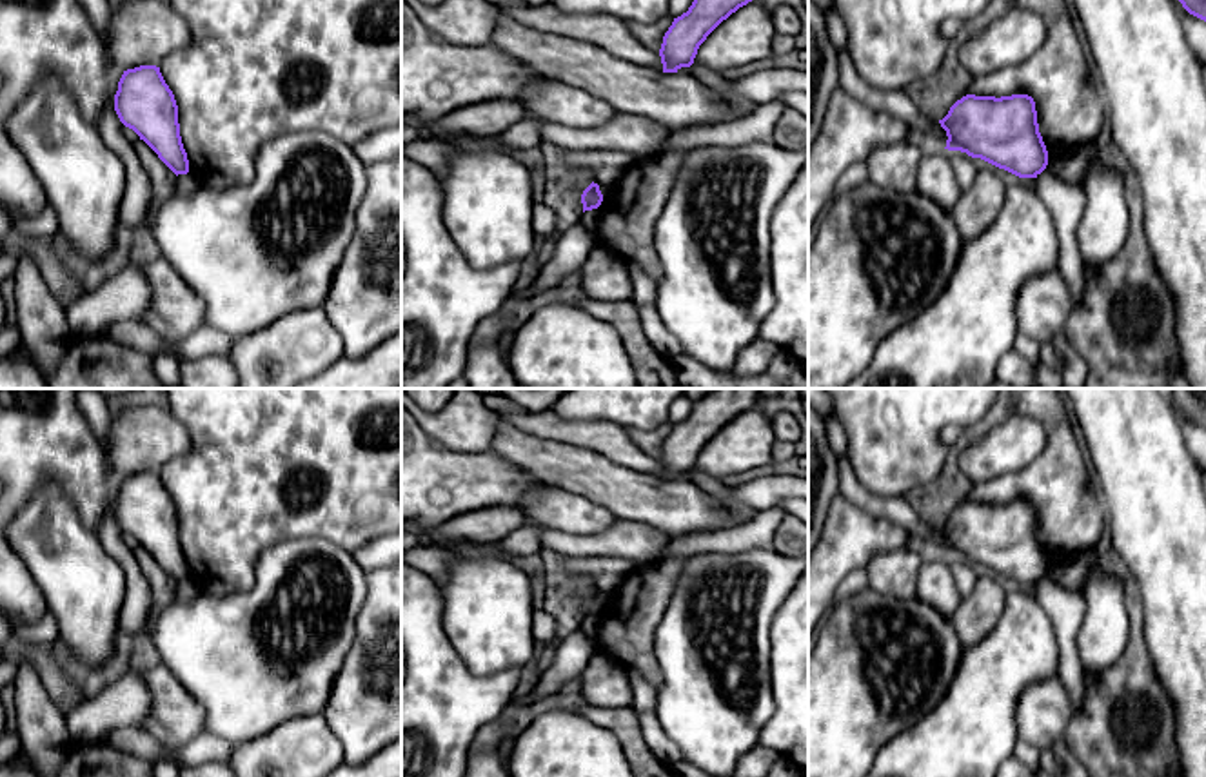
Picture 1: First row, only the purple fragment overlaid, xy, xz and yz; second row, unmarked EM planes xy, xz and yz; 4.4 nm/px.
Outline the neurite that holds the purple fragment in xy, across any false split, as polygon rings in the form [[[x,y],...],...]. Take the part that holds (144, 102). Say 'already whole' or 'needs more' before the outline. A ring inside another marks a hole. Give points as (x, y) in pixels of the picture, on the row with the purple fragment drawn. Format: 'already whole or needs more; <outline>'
already whole; [[[140,65],[124,71],[114,94],[114,111],[120,122],[133,129],[176,176],[189,172],[178,105],[160,67]]]

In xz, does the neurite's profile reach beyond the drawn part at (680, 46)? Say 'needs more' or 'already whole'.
already whole

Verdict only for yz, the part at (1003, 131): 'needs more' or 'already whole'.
already whole

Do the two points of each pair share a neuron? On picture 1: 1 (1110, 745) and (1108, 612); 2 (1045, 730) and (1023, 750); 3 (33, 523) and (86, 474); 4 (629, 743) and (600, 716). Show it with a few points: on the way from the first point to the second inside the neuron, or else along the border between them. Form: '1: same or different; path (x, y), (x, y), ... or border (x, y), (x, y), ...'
1: different; border (1128, 625), (1128, 639), (1123, 652), (1087, 679)
2: different; border (1019, 739), (1039, 750)
3: different; border (22, 505), (46, 481), (53, 481), (89, 529)
4: same; path (625, 734), (609, 717)

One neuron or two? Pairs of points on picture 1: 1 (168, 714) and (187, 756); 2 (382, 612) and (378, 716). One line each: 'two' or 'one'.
1: two
2: one

